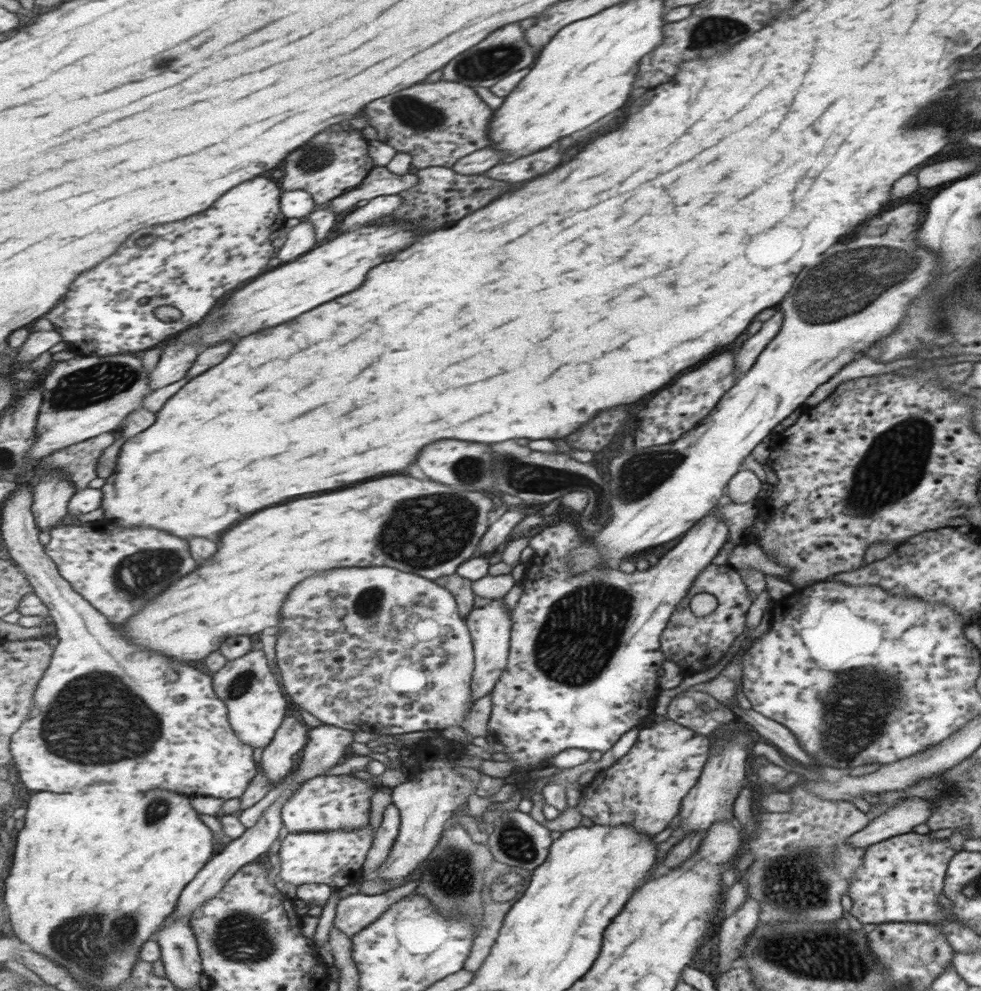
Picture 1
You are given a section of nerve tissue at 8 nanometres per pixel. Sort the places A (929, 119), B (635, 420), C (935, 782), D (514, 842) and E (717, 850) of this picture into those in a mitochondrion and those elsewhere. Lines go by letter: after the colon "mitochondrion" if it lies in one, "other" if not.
A: other
B: other
C: mitochondrion
D: mitochondrion
E: other

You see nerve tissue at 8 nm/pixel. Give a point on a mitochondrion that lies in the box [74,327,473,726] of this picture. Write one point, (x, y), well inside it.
(134, 578)

